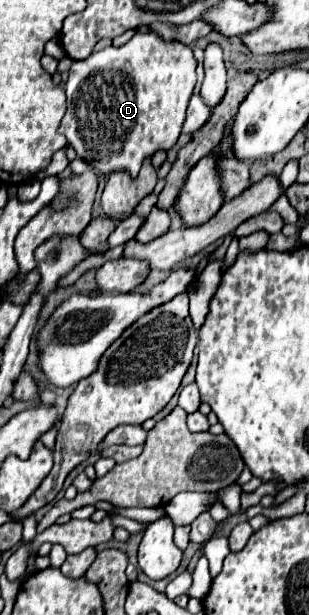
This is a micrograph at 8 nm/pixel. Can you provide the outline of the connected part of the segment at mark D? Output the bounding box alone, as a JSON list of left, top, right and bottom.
[61,32,197,180]

